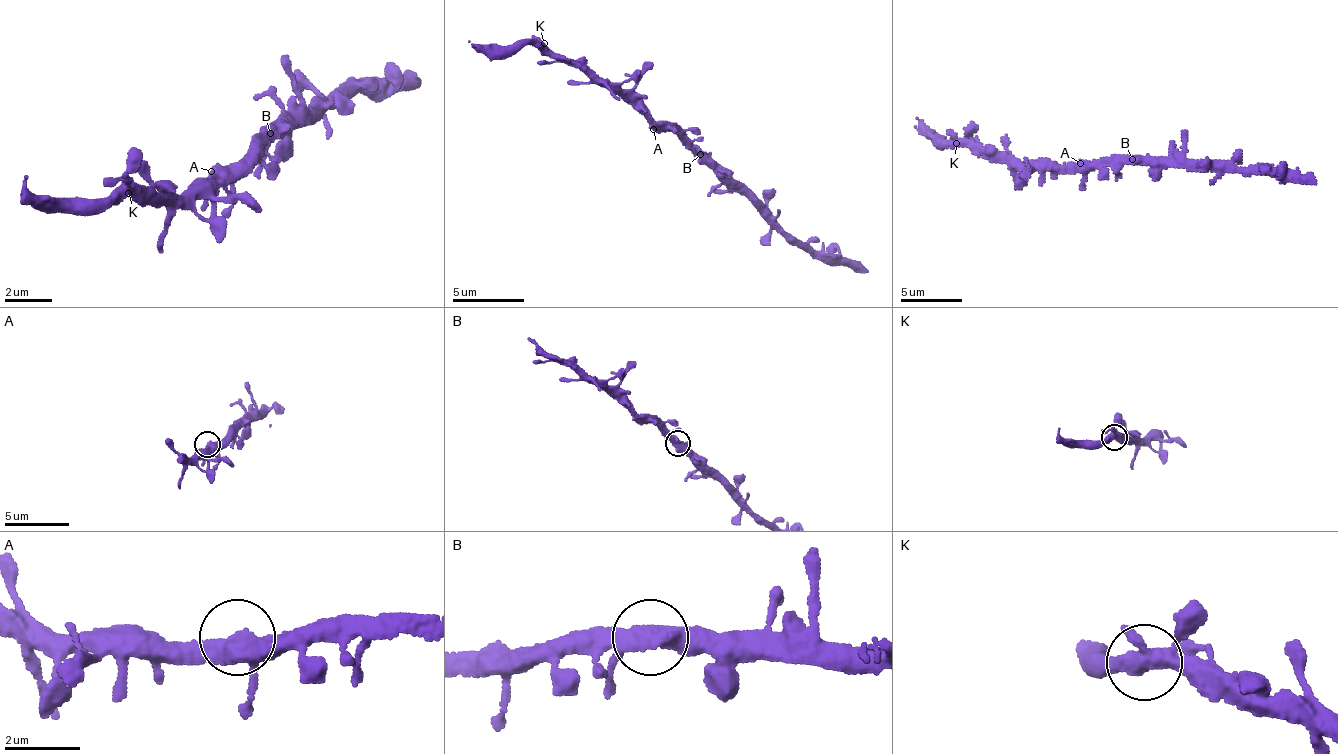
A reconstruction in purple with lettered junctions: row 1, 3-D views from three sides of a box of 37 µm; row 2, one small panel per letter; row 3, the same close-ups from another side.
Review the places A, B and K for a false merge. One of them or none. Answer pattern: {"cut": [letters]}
{"cut": []}

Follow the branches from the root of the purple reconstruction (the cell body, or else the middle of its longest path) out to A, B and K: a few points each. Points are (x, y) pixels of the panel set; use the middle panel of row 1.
A: (676, 133), (674, 130), (656, 132), (653, 129)
B: (676, 133), (682, 132), (699, 153)
K: (676, 133), (674, 130), (659, 132), (627, 97), (621, 98), (606, 89), (587, 70), (568, 64), (544, 43)

